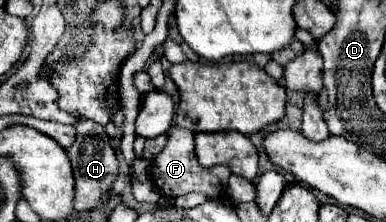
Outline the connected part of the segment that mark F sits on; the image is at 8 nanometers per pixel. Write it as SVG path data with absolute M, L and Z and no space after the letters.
M172 127L172 133L168 137L166 147L162 149L162 153L154 159L154 165L150 167L150 175L152 175L154 185L160 189L160 193L164 197L168 197L168 199L178 197L178 195L186 195L186 193L192 193L192 191L204 193L206 197L214 199L222 191L226 191L230 171L224 165L216 165L216 167L210 167L210 169L200 167L198 161L196 161L196 153L194 153L192 131L186 131L186 129L180 129L180 127Z

